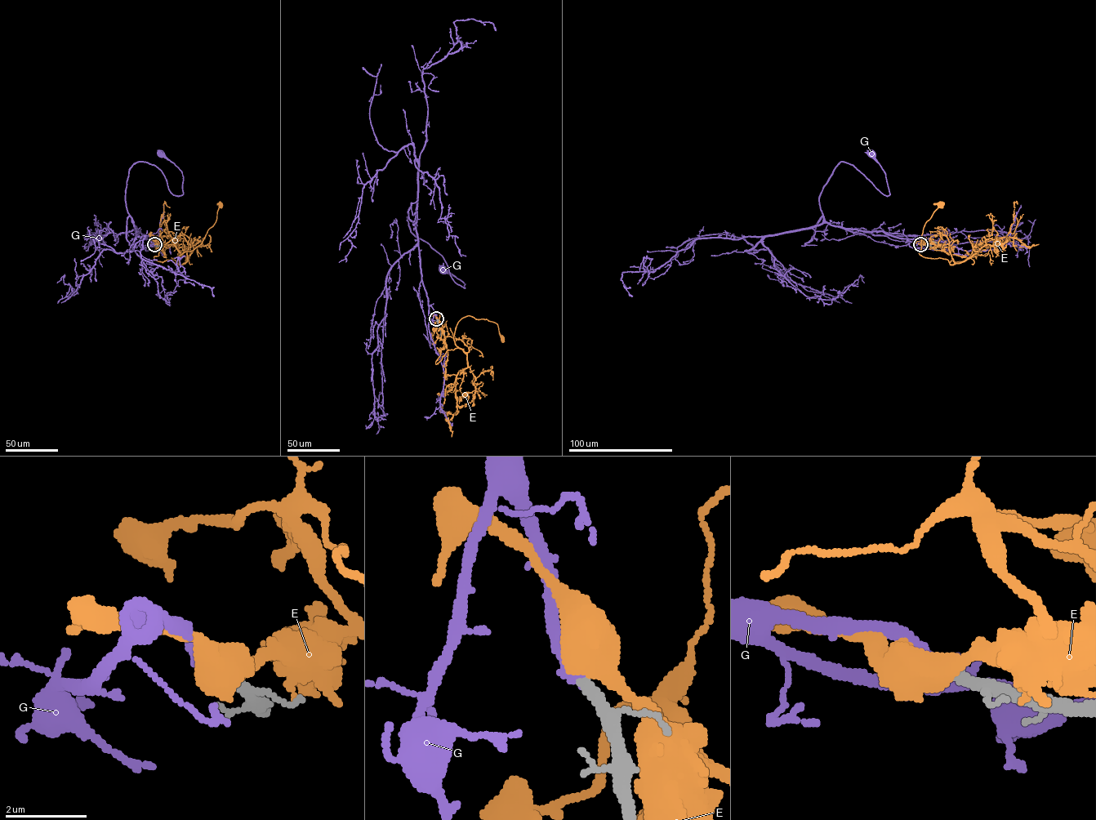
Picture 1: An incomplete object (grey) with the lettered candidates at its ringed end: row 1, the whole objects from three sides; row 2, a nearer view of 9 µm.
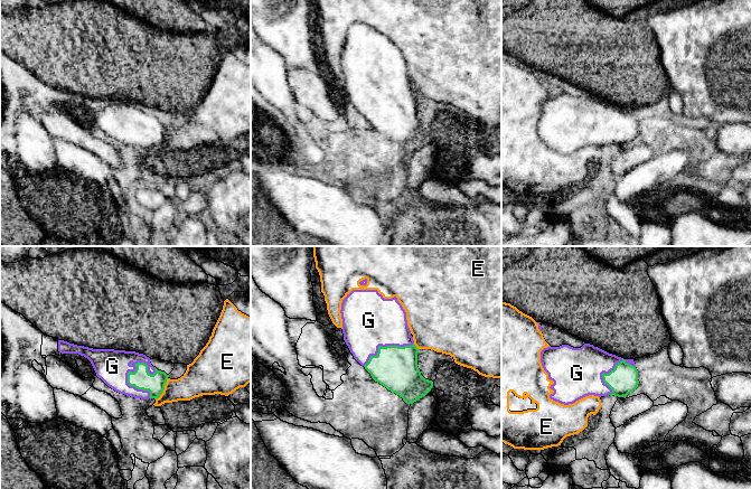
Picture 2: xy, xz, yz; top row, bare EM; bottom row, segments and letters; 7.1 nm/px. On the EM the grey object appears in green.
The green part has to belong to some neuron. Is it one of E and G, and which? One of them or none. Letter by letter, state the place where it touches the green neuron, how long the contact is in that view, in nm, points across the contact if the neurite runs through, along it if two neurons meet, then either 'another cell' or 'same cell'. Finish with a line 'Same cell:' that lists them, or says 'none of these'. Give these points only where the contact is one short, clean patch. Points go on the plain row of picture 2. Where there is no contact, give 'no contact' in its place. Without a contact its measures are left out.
E: meets green in xy at (163, 138); contact 180 nm long; border along xy (168, 128), (163, 141), (156, 149); another cell
G: meets green in xy at (129, 133); contact 280 nm long; same cell
Same cell: G

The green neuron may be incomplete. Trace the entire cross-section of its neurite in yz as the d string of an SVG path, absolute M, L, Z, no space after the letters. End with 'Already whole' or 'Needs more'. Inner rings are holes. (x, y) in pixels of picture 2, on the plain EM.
M590 93L581 97L550 95L541 101L541 112L554 131L550 148L564 154L589 144L623 147L639 133L633 109L623 109Z. Needs more

